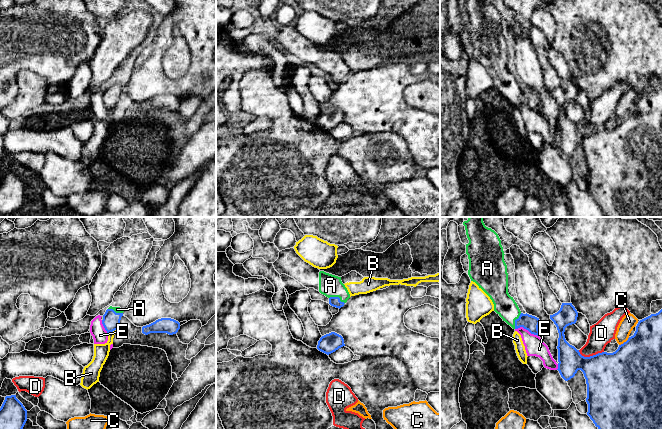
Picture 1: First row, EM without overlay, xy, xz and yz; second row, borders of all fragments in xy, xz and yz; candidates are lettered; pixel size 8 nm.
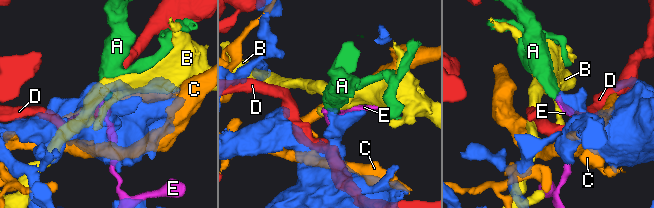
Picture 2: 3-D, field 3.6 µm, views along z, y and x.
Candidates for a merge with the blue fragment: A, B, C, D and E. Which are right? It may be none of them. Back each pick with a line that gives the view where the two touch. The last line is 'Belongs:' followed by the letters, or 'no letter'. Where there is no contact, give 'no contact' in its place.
A: xz
Belongs: A

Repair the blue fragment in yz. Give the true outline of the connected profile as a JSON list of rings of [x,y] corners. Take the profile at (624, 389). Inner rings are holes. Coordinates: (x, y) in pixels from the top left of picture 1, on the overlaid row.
[[[562,303],[560,310],[550,315],[559,333],[557,370],[565,381],[573,378],[578,370],[583,372],[587,384],[587,415],[595,426],[598,429],[662,429],[662,309],[640,320],[634,335],[619,345],[615,352],[602,352],[590,357],[582,356],[565,339],[565,328],[575,324],[577,317],[578,312],[572,303]]]

